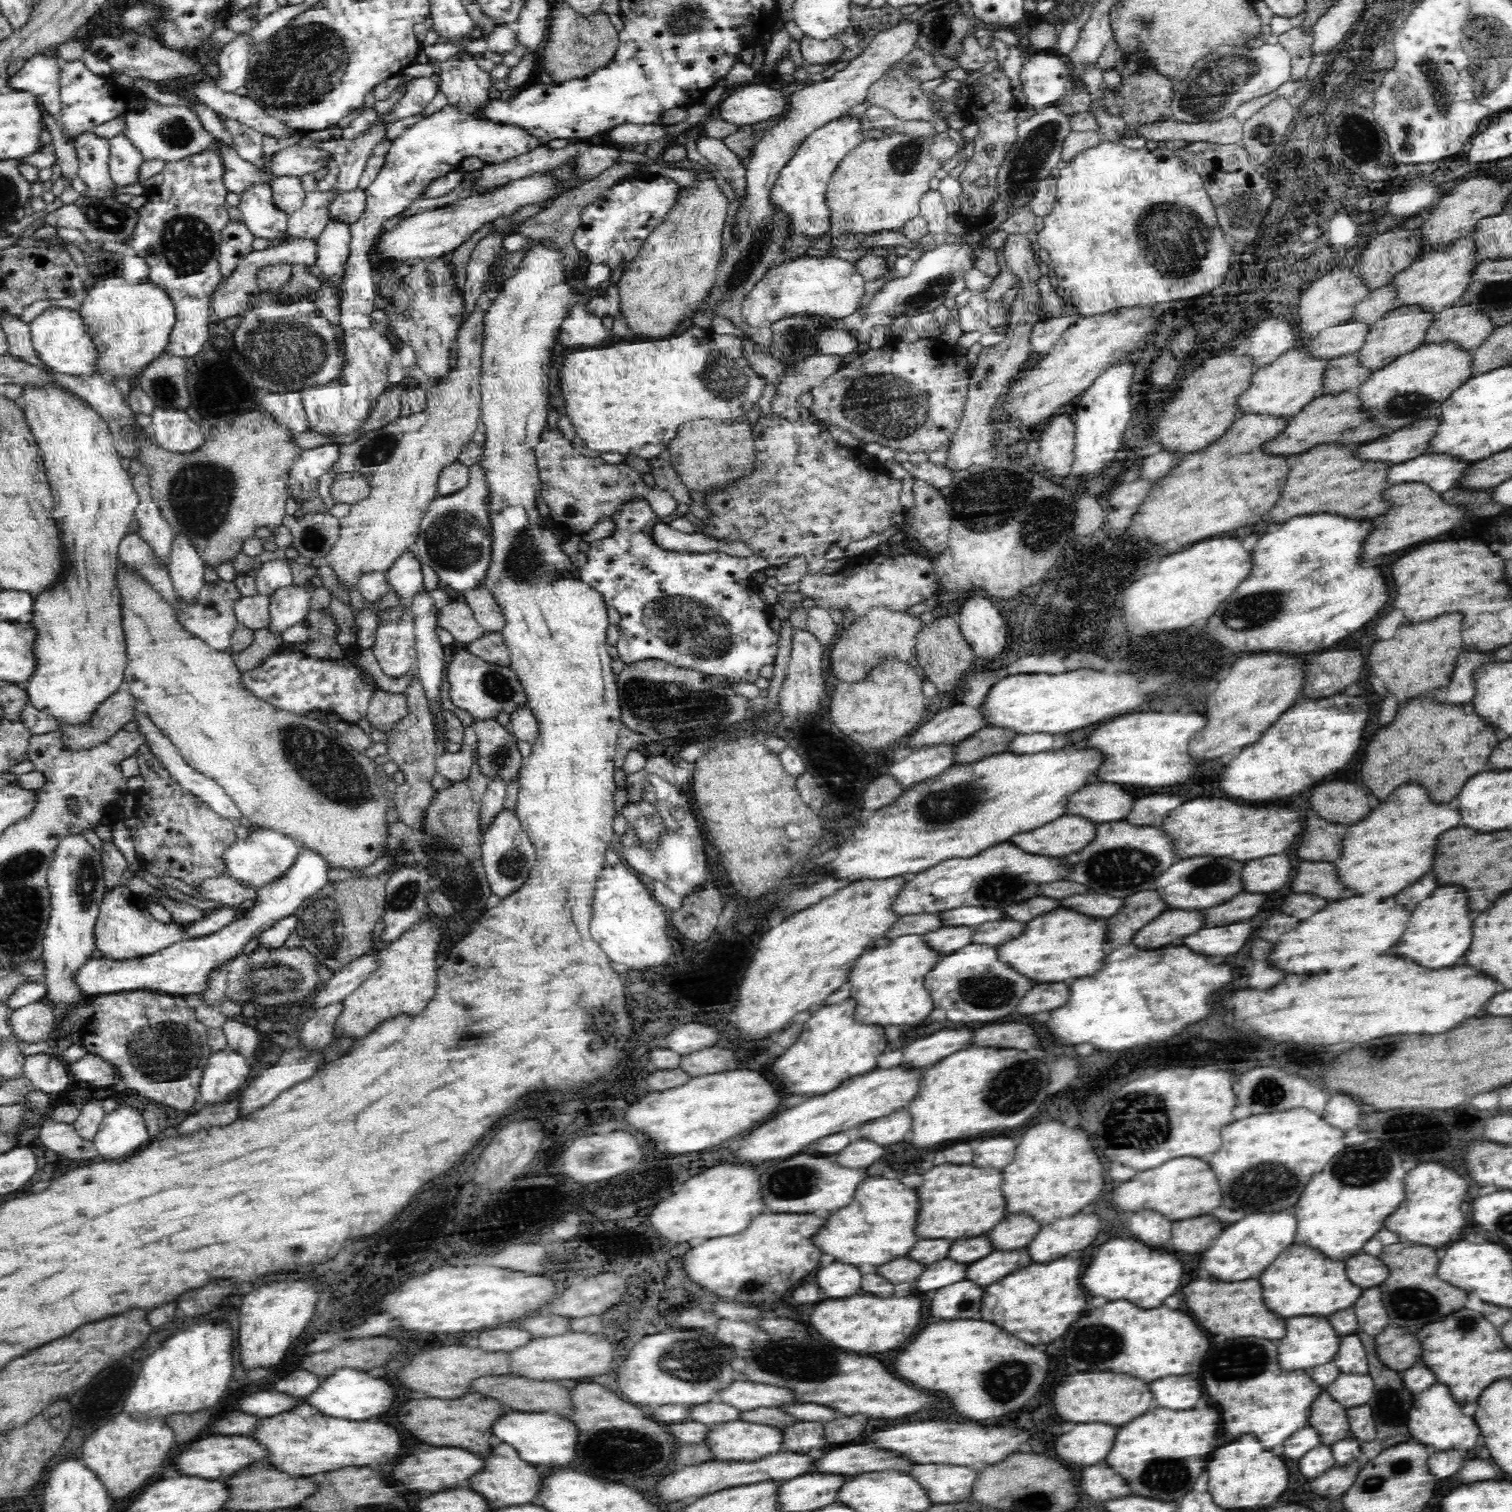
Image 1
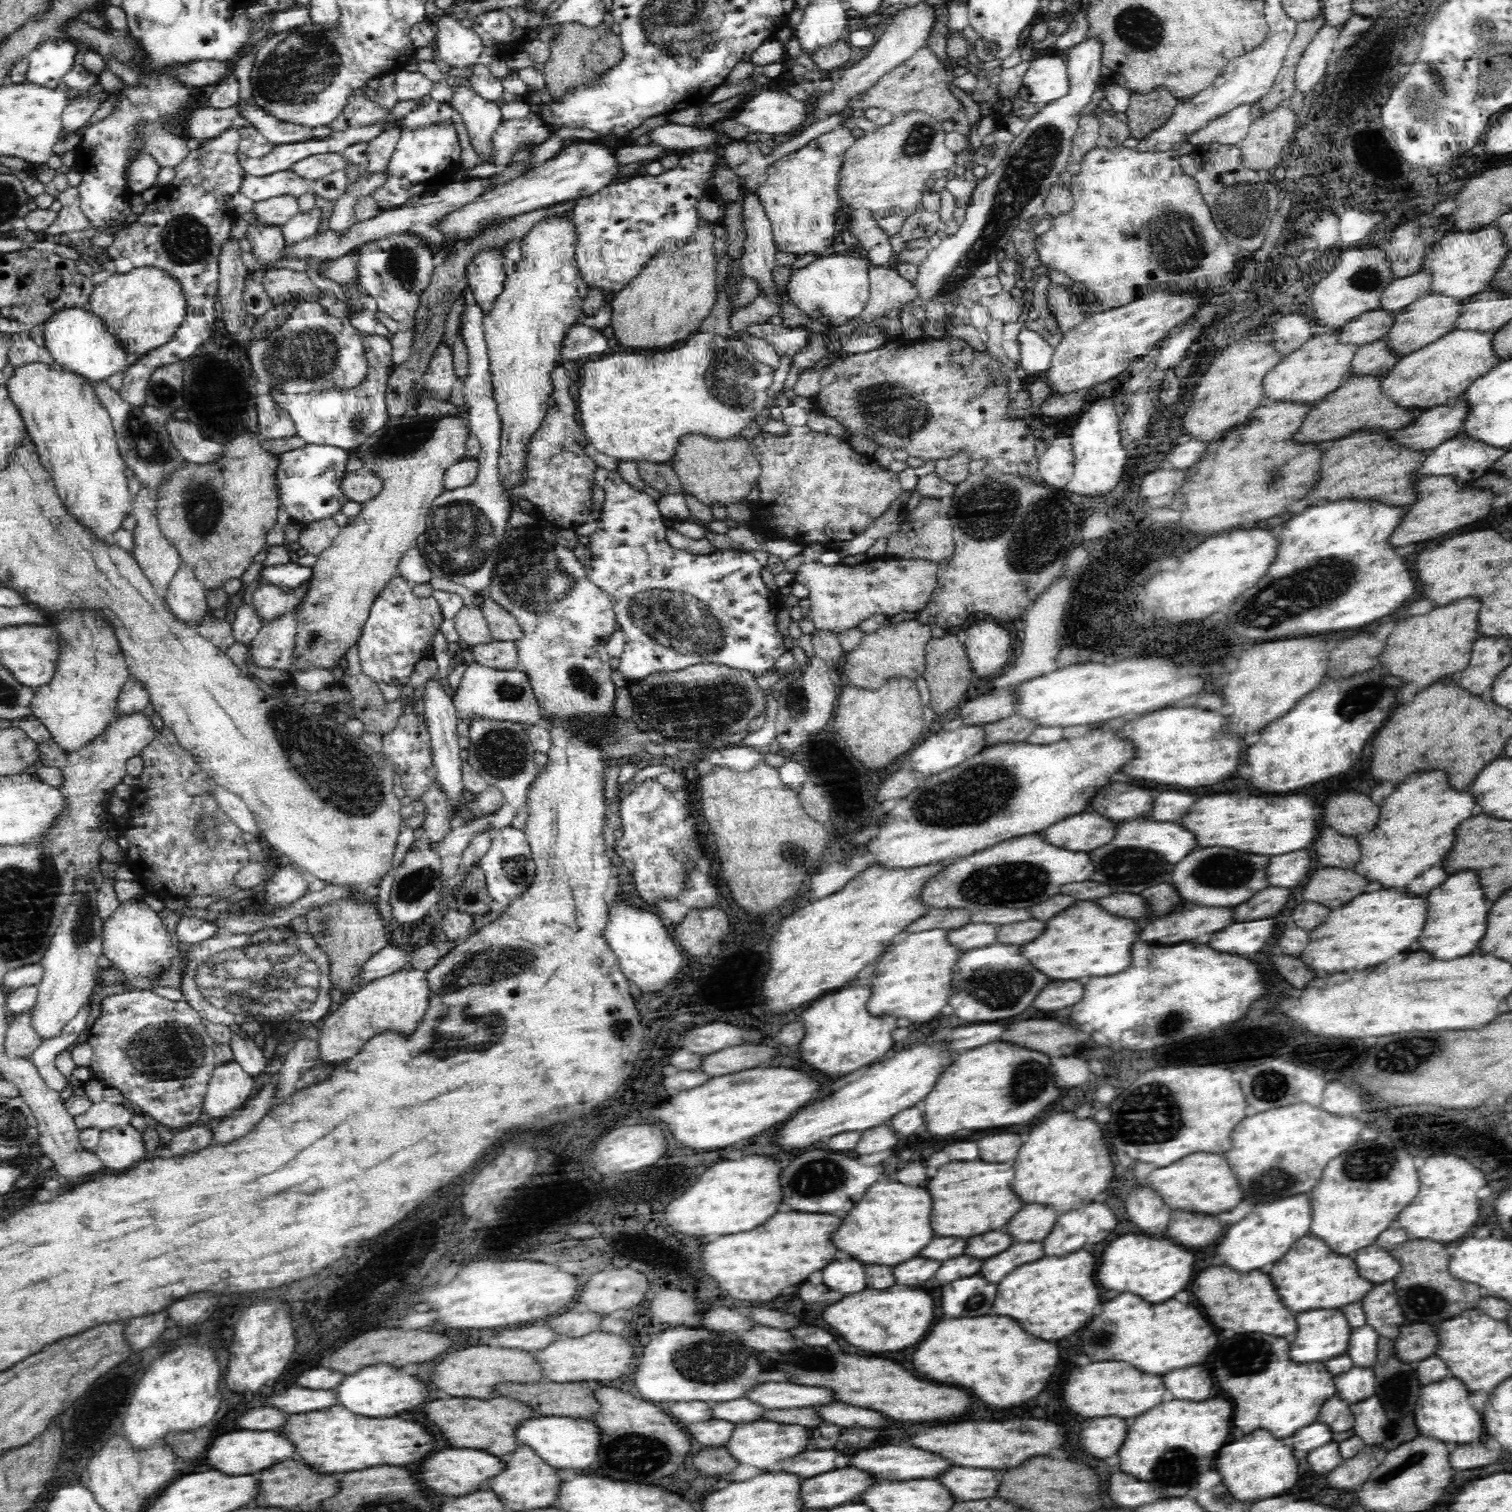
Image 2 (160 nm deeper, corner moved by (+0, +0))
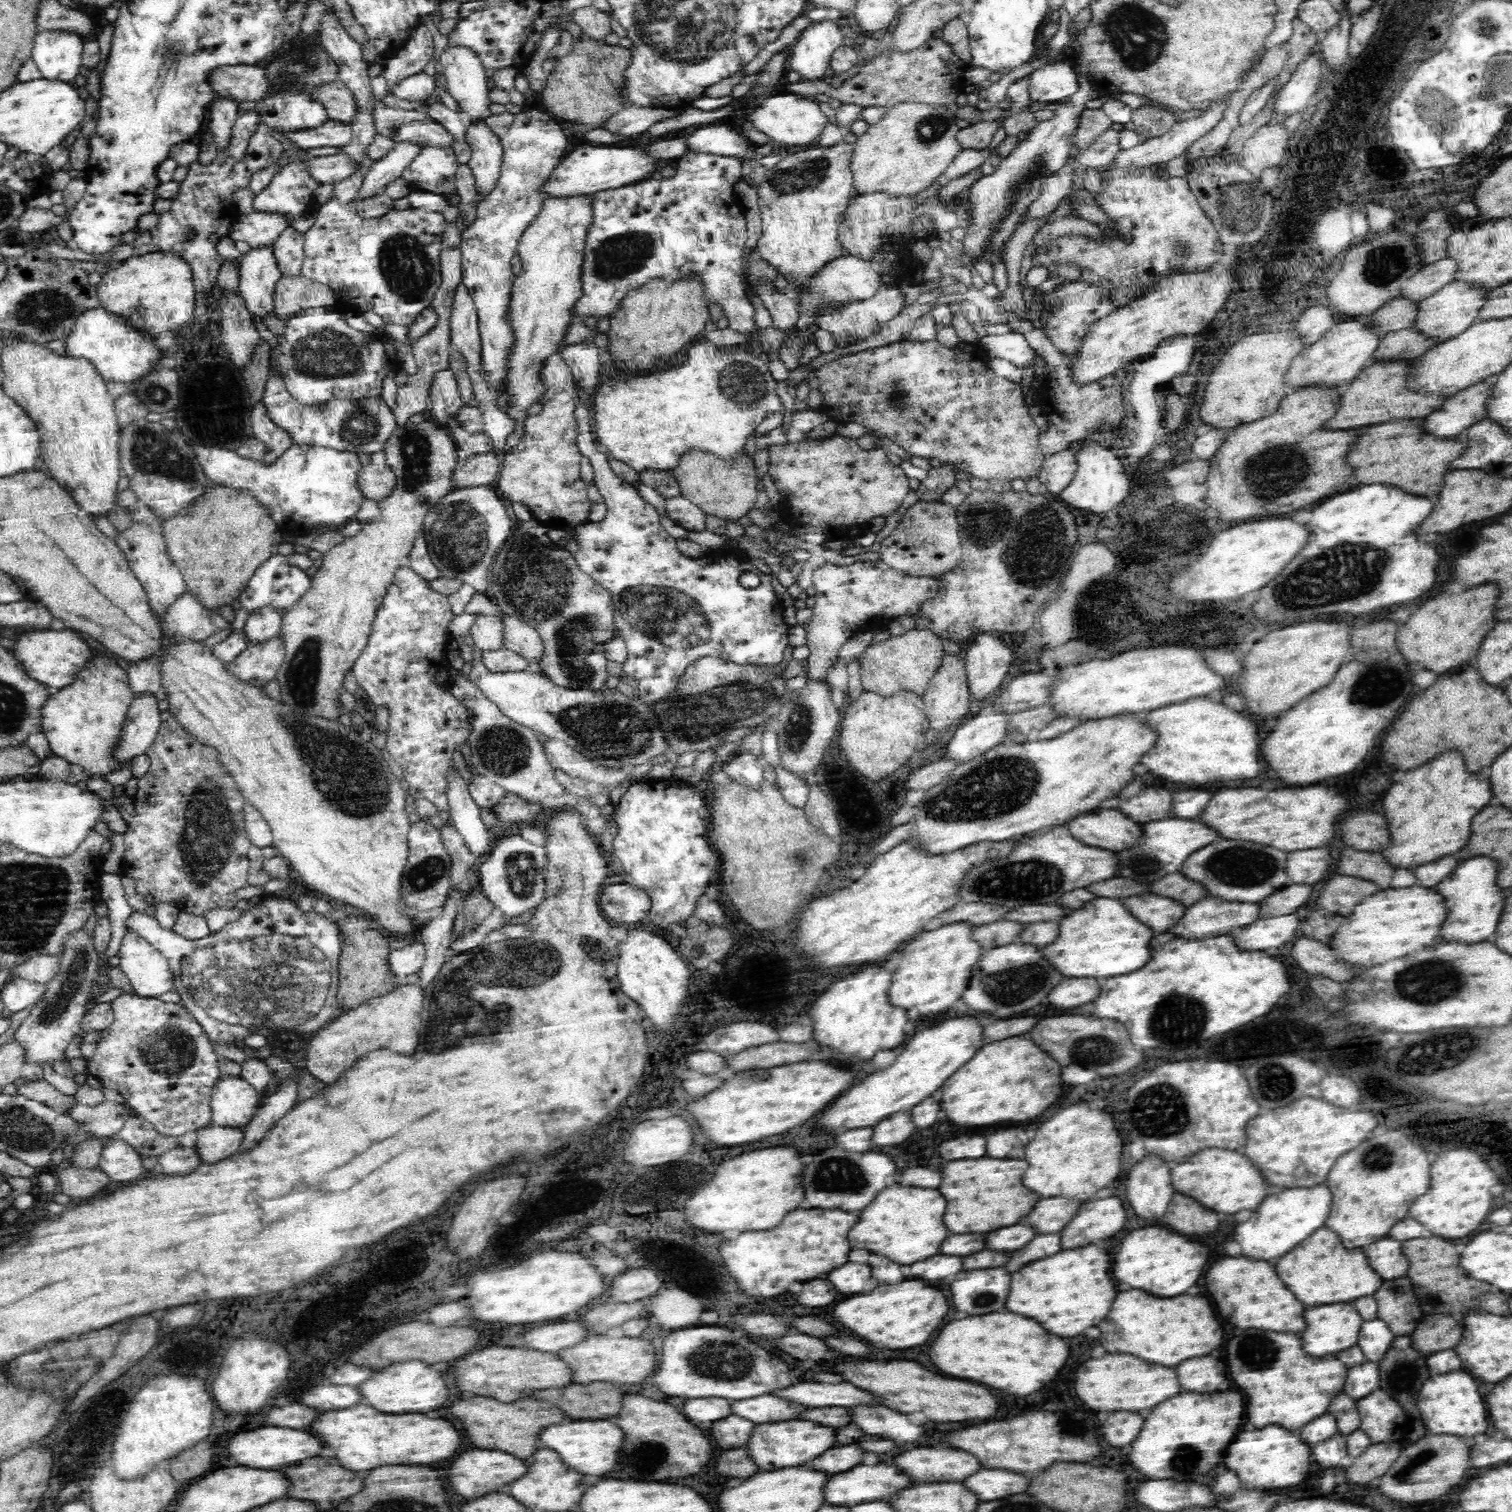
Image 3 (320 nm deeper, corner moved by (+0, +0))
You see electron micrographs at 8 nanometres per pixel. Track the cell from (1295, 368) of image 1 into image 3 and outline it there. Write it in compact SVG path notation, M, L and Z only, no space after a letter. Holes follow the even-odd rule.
M1368 320L1340 321L1323 333L1322 338L1305 346L1302 352L1295 356L1290 369L1283 374L1283 384L1292 391L1304 387L1330 388L1343 385L1368 366L1374 364L1373 355L1380 344L1381 336L1372 331Z

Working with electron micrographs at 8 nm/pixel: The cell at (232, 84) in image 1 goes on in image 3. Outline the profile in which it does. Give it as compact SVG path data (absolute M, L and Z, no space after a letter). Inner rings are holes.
M216 96L212 100L208 123L218 151L221 151L226 145L229 145L227 144L227 140L230 137L231 129L238 115L238 104L233 98Z

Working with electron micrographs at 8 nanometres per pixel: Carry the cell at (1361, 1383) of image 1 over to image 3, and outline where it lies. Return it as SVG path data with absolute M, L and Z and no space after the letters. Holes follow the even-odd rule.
M1366 1360L1348 1370L1348 1380L1343 1388L1344 1392L1348 1392L1348 1396L1352 1396L1354 1400L1360 1400L1376 1389L1380 1389L1380 1373L1377 1362Z

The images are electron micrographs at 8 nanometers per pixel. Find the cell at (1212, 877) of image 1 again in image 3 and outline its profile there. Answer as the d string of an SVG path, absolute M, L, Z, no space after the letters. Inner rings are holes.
M1220 838L1220 842L1211 842L1193 852L1184 861L1180 873L1189 882L1201 884L1207 896L1235 903L1259 903L1274 893L1274 888L1280 890L1288 884L1286 862L1288 854L1276 848Z

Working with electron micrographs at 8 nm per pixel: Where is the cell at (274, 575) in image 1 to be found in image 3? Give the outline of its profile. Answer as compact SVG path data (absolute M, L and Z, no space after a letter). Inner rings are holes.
M264 606L249 614L246 618L243 633L248 643L255 641L266 641L280 633L283 614L273 606Z

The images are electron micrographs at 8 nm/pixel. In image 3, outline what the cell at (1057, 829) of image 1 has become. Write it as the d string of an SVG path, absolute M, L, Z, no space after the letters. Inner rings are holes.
M1100 806L1070 819L1066 828L1071 838L1083 846L1120 852L1134 845L1134 840L1139 841L1142 824L1118 809Z

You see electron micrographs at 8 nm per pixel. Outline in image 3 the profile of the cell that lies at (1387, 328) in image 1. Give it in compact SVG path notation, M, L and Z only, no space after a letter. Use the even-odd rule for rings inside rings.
M1449 283L1438 292L1432 293L1430 297L1418 302L1418 312L1411 328L1419 332L1423 338L1436 339L1440 343L1450 337L1458 336L1459 333L1478 322L1479 309L1484 306L1488 292L1490 291L1480 291L1480 288L1470 288L1462 283Z

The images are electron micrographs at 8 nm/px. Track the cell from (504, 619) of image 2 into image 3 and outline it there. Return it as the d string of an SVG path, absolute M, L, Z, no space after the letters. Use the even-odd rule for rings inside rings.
M508 614L500 618L504 625L502 640L505 648L523 656L534 670L537 670L537 660L543 648L539 640L538 631L534 630L526 621L520 620Z

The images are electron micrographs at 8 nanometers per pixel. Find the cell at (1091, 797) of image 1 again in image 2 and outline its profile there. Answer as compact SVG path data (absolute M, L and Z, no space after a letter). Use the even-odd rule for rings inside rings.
M1120 780L1115 782L1118 784L1106 786L1098 796L1090 800L1088 806L1116 824L1148 819L1151 802L1158 792L1134 784L1124 784Z

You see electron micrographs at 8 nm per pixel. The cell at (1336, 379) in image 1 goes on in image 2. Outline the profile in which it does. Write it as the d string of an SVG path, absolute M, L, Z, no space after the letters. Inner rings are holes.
M1383 338L1370 344L1359 346L1352 360L1350 376L1352 375L1382 375L1392 369L1401 356L1394 356L1387 350Z

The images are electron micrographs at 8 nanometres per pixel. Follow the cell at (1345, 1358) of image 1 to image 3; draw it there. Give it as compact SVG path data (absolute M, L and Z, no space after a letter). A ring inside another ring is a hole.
M1378 1317L1371 1321L1364 1321L1361 1328L1357 1345L1364 1351L1366 1360L1380 1361L1397 1336Z

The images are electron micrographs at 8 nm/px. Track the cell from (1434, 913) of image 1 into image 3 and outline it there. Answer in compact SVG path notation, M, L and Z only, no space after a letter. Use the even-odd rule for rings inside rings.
M1482 855L1466 859L1442 884L1438 884L1438 892L1446 898L1446 906L1450 910L1444 926L1444 940L1466 940L1468 944L1476 944L1488 940L1498 926L1498 912L1502 912L1502 904L1506 904L1506 896L1502 888L1494 888L1494 864L1490 860L1482 860Z

